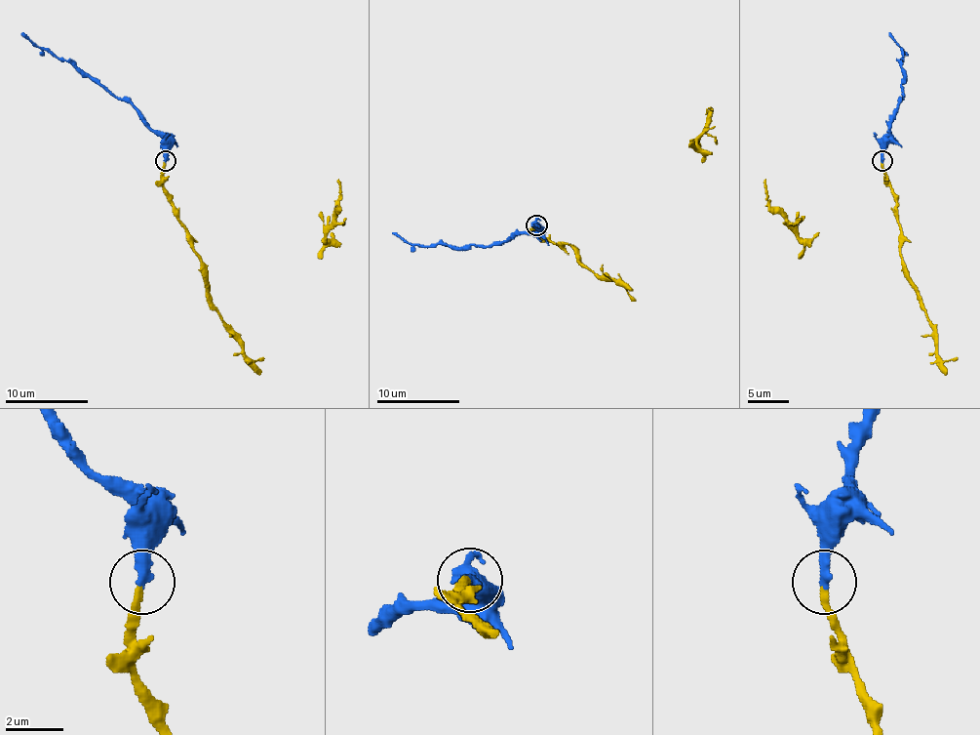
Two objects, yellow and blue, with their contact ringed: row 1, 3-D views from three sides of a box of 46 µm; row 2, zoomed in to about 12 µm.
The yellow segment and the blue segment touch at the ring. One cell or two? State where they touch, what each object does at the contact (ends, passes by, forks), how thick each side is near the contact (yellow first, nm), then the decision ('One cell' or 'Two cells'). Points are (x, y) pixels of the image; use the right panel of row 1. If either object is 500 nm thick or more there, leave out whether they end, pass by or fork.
Place: (882, 160). At the ring yellow ends. At the ring blue ends. Thickness 240 nm (yellow) against 380 nm. One cell

